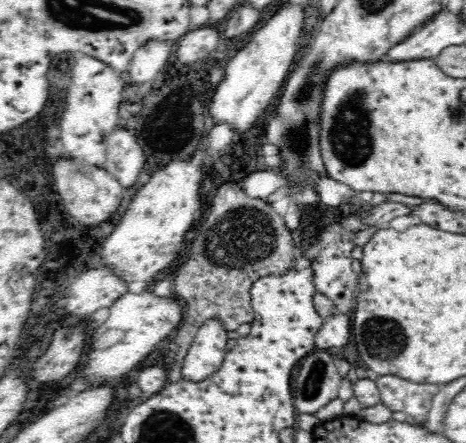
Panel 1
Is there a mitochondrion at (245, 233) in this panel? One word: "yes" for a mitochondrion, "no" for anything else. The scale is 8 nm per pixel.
yes

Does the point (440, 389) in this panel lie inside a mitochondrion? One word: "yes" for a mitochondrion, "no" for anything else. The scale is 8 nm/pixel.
no

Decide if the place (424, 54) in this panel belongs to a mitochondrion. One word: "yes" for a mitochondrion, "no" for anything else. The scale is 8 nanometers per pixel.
no

